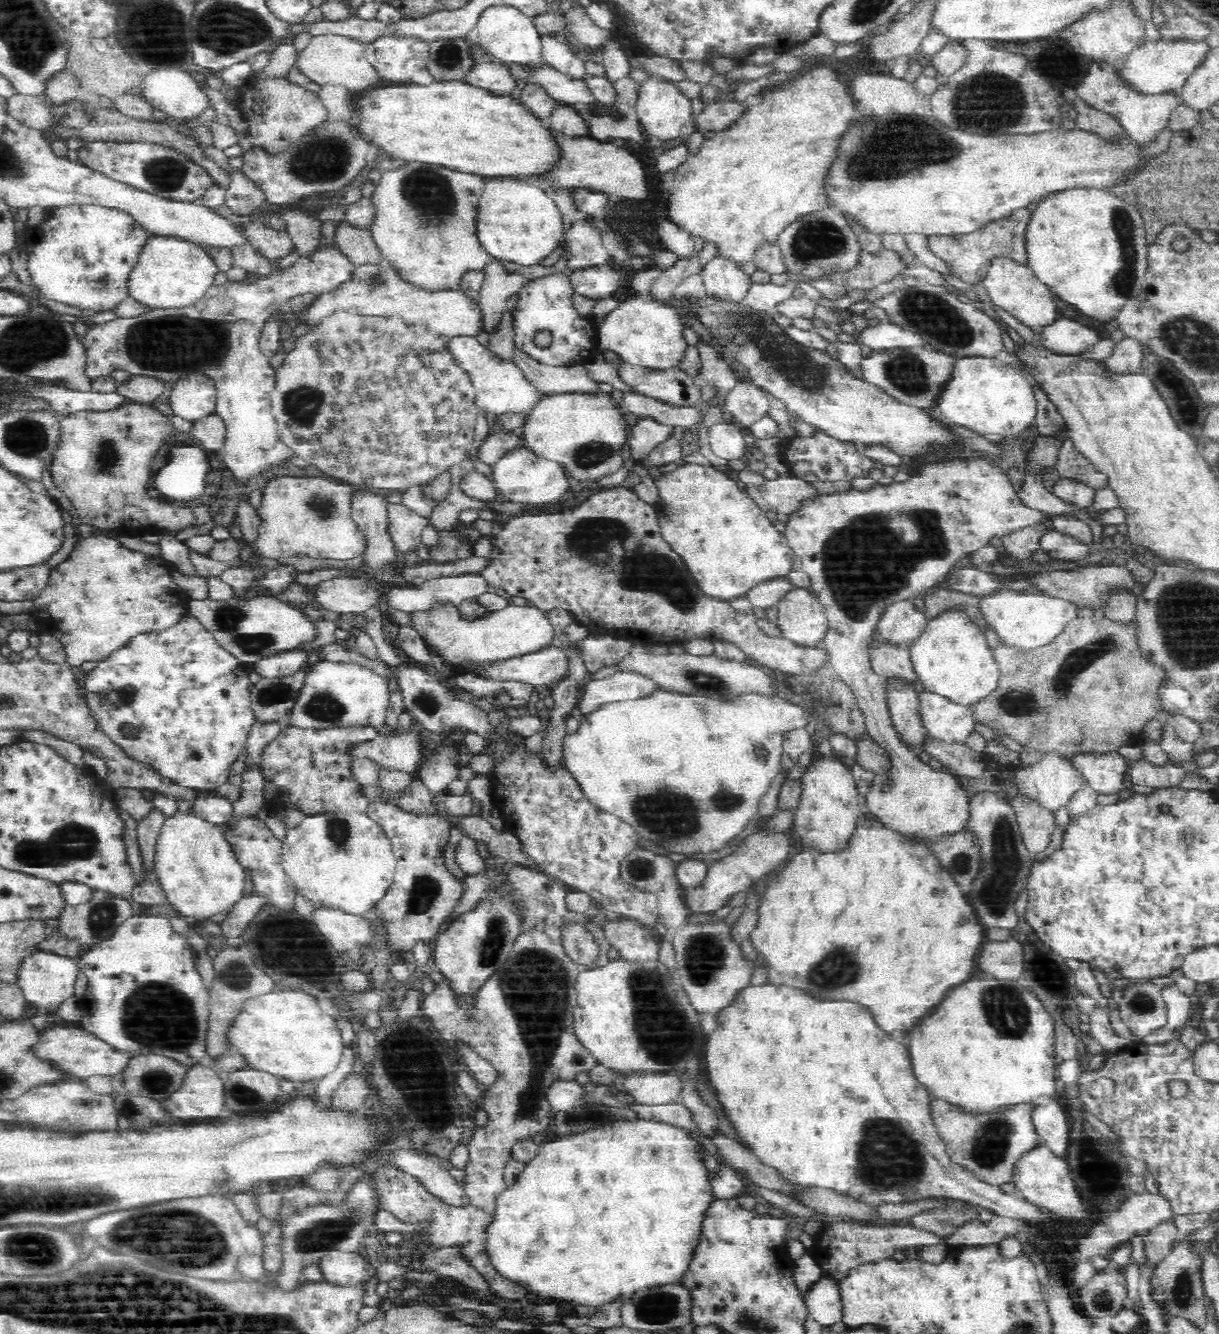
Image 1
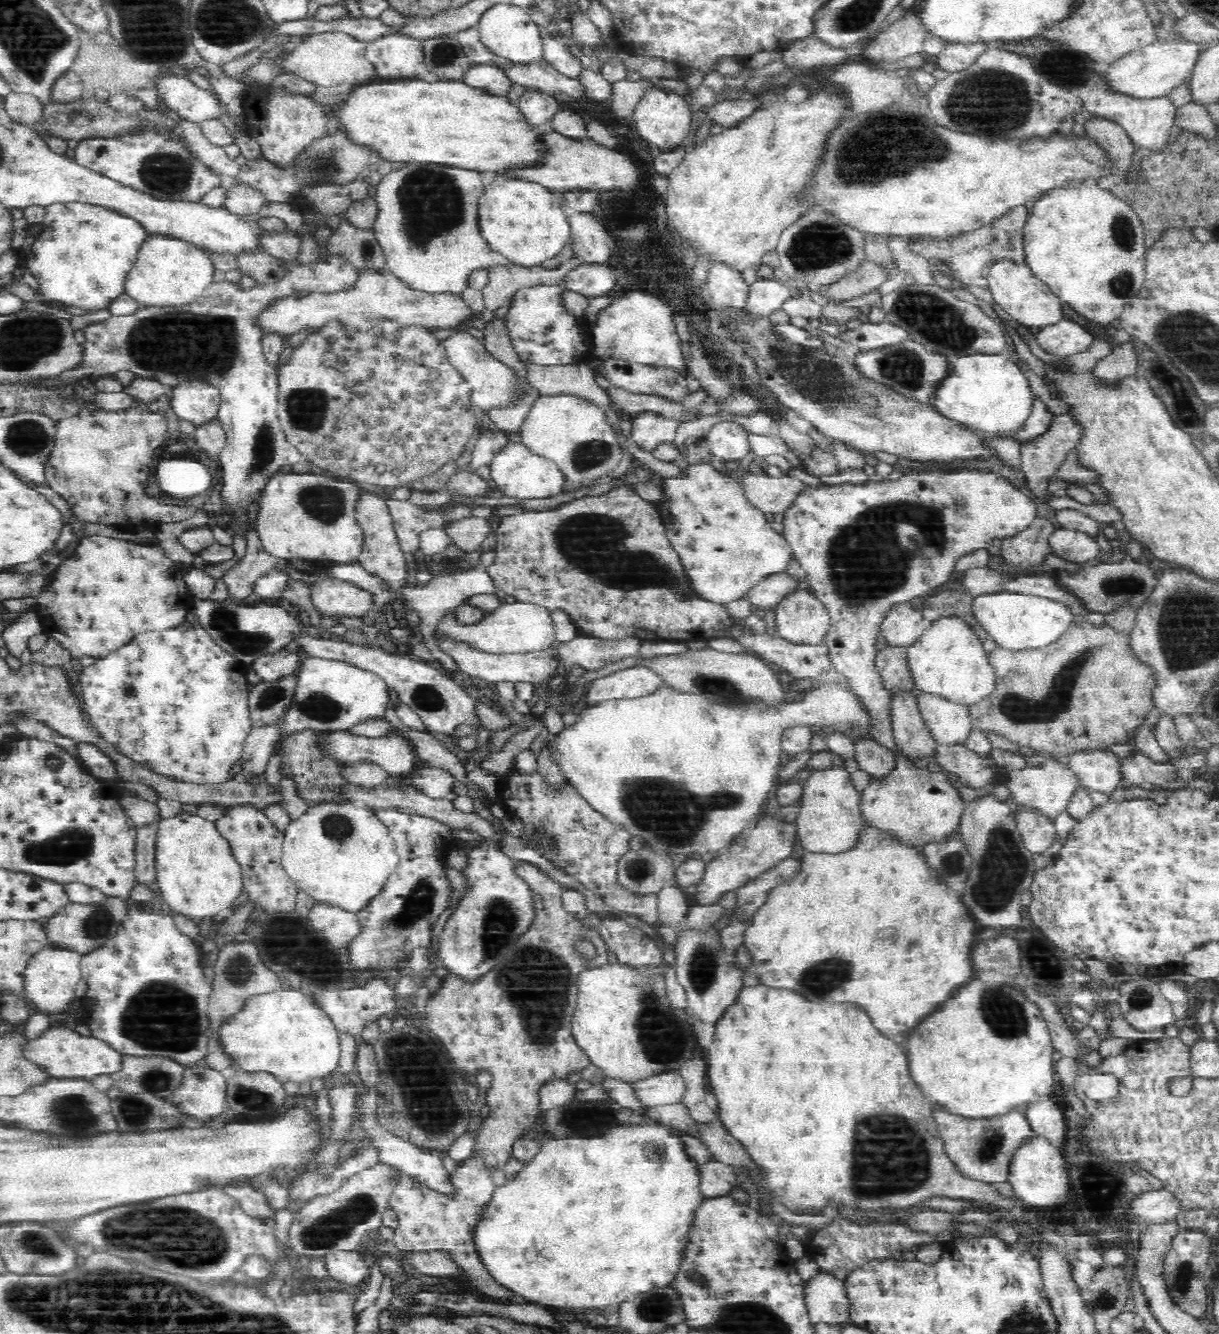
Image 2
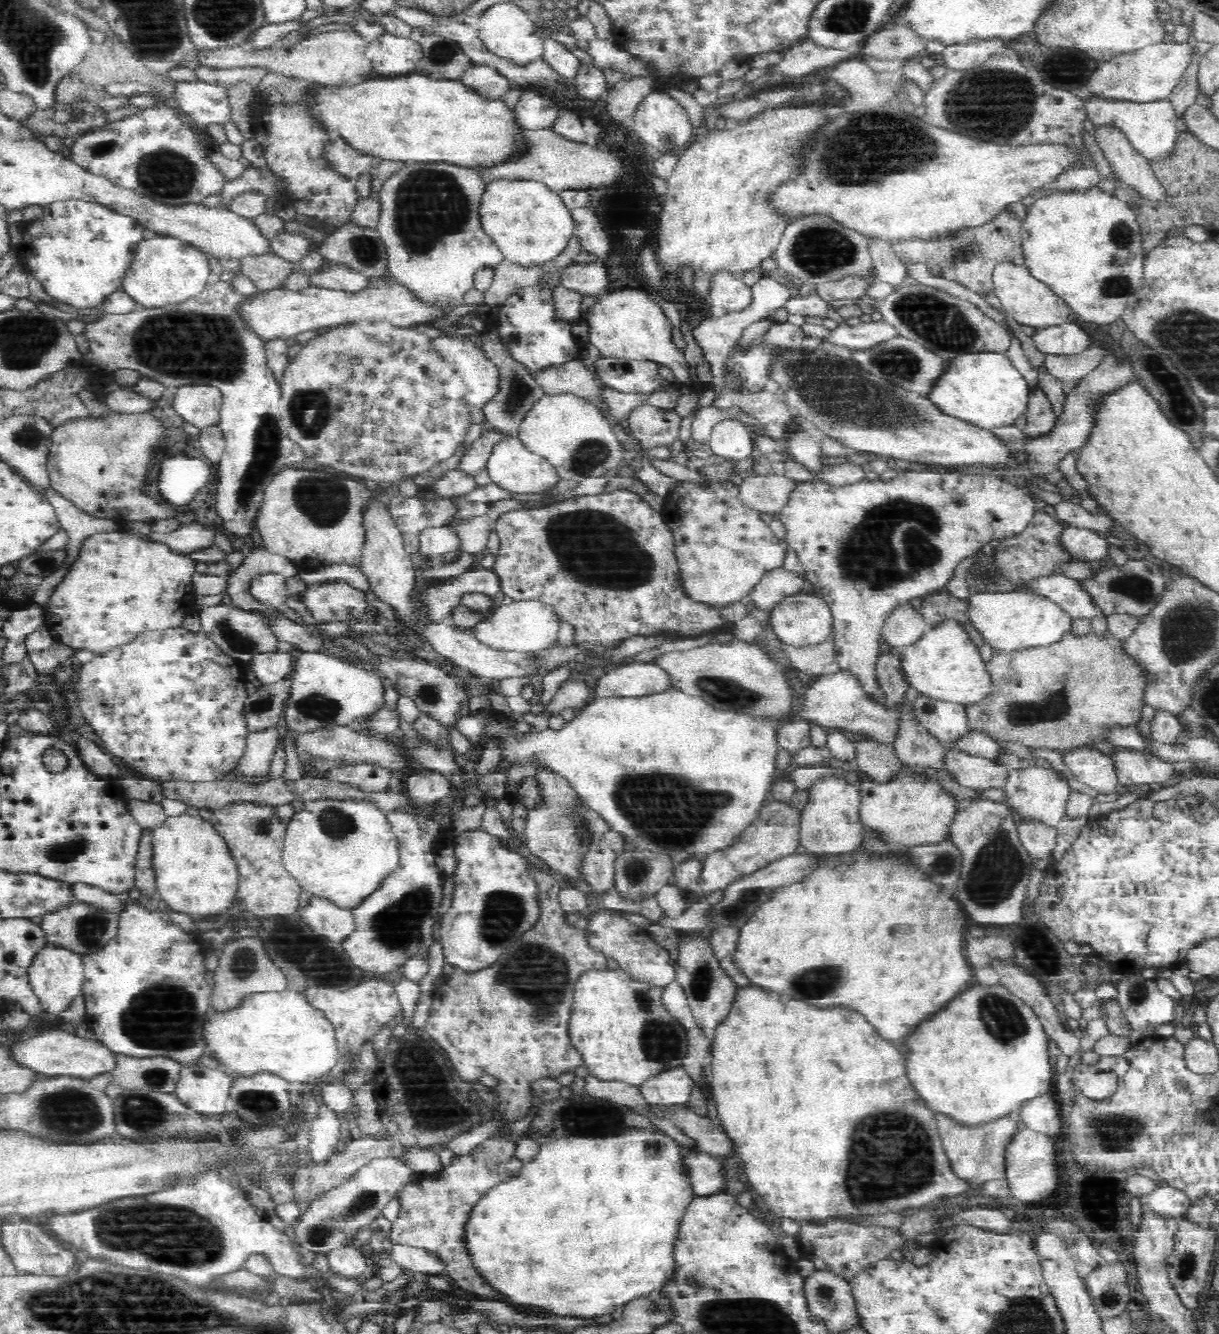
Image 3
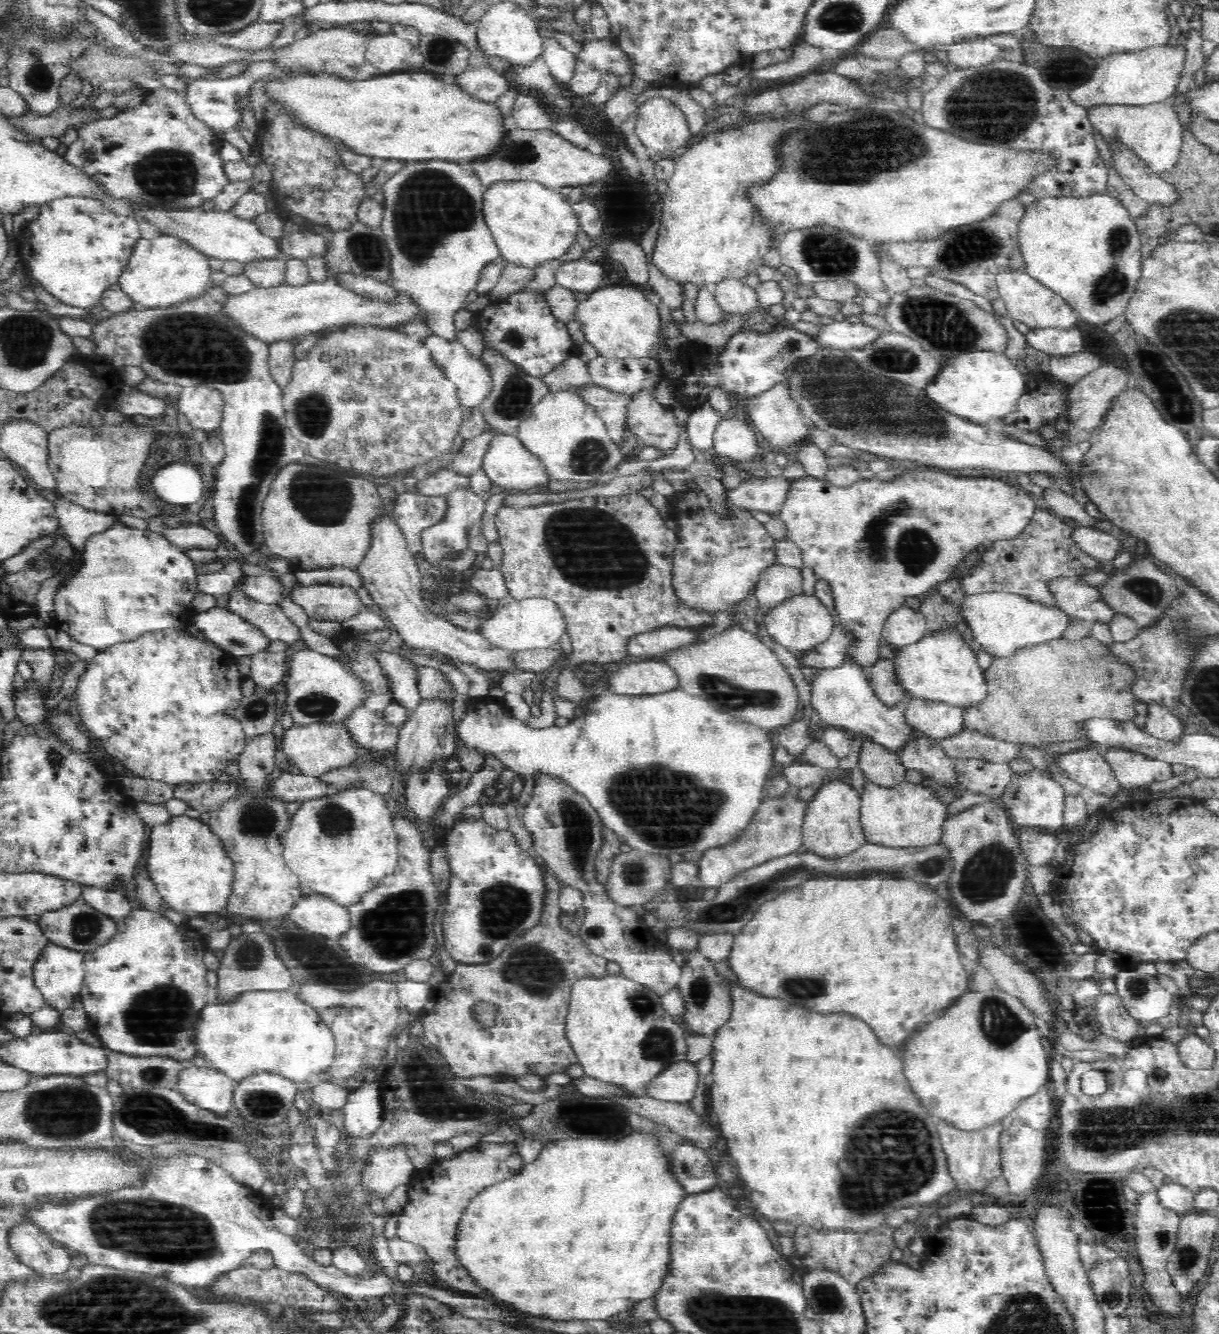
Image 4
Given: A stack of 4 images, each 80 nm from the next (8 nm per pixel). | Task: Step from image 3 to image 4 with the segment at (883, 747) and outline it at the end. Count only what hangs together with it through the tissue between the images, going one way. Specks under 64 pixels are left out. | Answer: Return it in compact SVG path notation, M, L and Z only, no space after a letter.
M871 739L860 746L858 767L865 778L880 785L898 784L904 781L906 772L896 750L890 750Z

